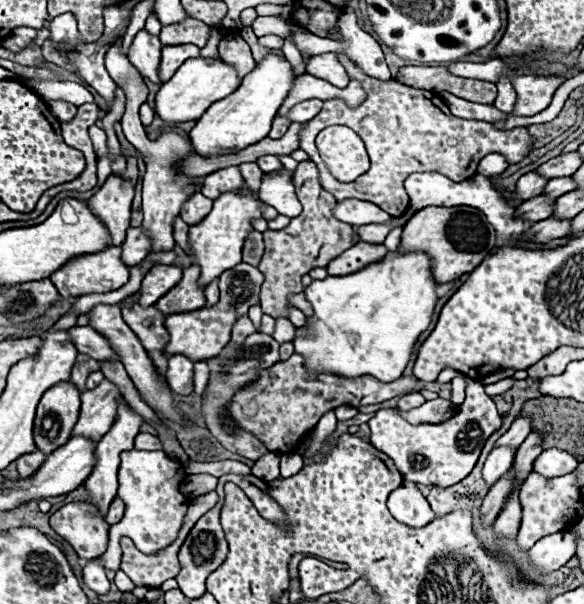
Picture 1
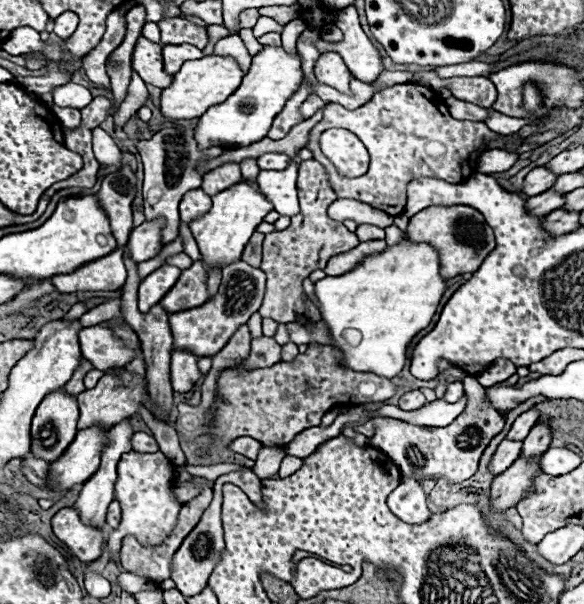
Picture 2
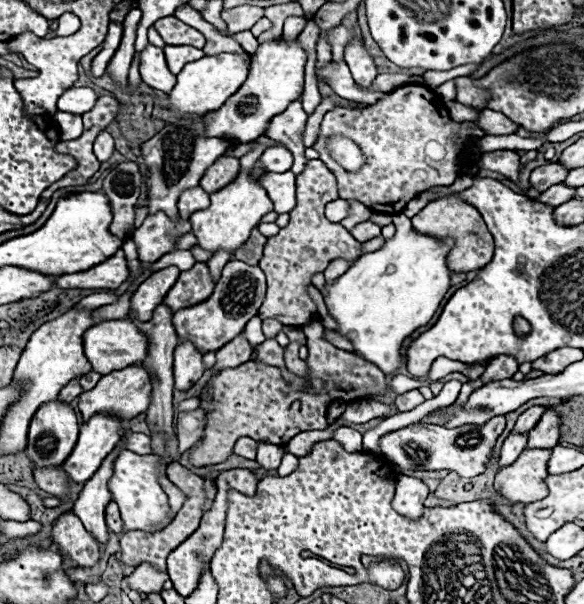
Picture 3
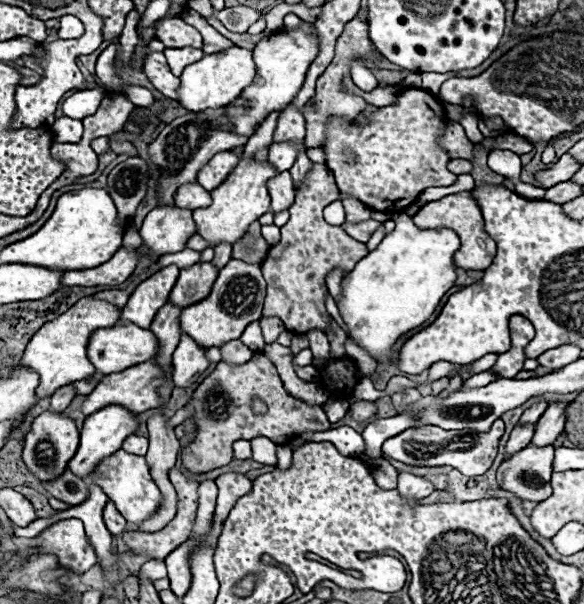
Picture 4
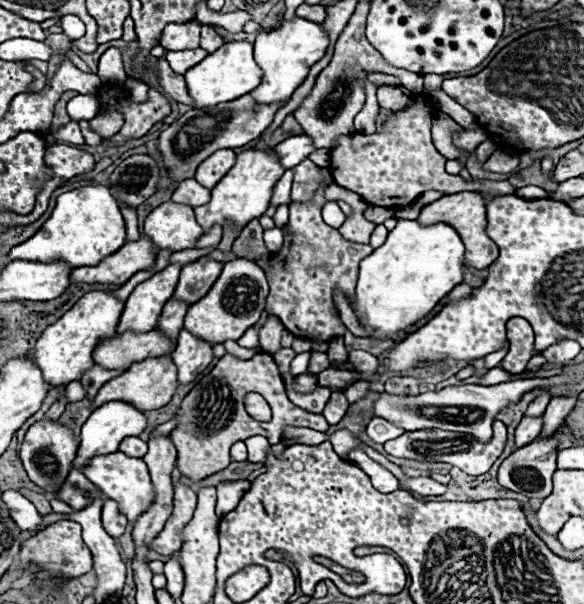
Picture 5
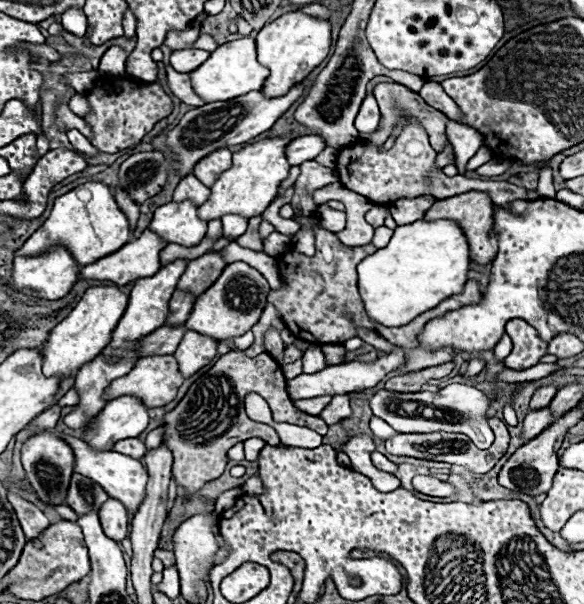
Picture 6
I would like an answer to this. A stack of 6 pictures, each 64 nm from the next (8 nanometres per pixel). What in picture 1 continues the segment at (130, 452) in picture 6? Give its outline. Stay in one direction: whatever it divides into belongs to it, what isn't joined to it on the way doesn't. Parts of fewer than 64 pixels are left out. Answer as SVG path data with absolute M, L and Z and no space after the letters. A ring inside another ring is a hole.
M140 432L138 438L134 440L134 448L136 448L136 450L158 450L158 448L162 448L162 442L158 440L158 436Z

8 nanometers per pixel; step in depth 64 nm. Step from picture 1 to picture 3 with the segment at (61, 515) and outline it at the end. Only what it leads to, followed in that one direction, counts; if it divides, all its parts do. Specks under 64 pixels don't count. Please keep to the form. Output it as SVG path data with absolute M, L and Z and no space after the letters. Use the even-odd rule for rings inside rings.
M70 512L56 518L52 528L52 538L58 544L58 548L82 568L94 566L100 560L100 544L82 526L78 516Z

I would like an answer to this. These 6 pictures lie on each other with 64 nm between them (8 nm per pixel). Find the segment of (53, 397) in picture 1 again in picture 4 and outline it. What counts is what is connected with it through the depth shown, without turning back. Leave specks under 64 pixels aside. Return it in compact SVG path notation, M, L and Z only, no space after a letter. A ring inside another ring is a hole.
M44 410L40 416L34 418L34 422L26 434L24 452L22 452L24 462L36 478L52 480L66 470L70 458L74 456L74 450L78 448L78 438L80 438L78 428L70 416L66 416L64 412L54 414L52 410Z

